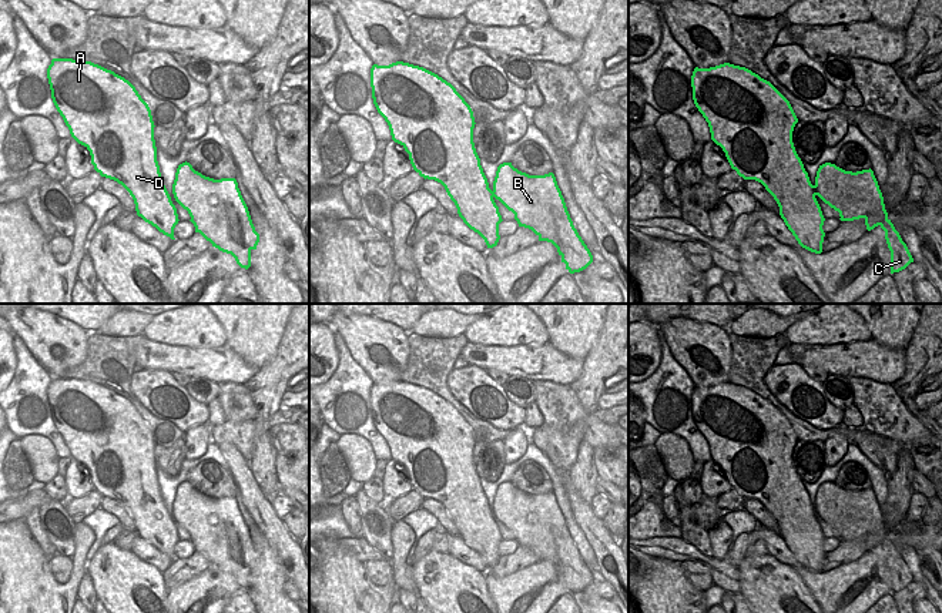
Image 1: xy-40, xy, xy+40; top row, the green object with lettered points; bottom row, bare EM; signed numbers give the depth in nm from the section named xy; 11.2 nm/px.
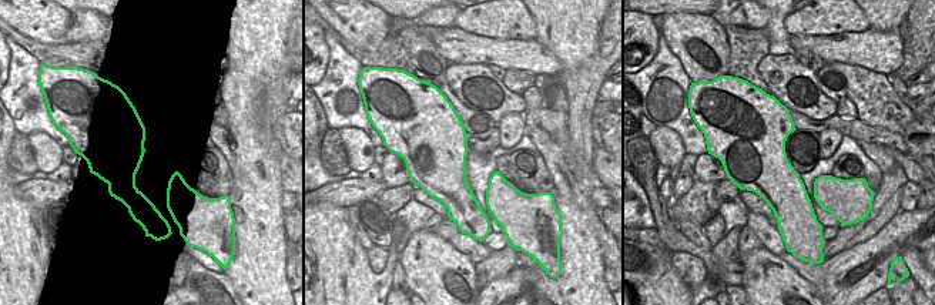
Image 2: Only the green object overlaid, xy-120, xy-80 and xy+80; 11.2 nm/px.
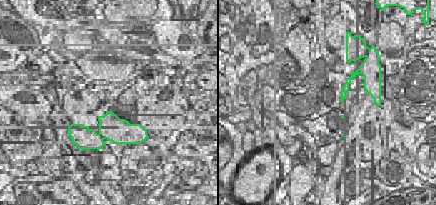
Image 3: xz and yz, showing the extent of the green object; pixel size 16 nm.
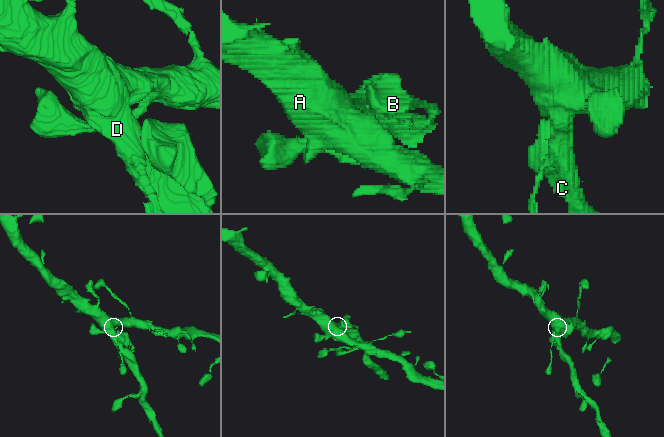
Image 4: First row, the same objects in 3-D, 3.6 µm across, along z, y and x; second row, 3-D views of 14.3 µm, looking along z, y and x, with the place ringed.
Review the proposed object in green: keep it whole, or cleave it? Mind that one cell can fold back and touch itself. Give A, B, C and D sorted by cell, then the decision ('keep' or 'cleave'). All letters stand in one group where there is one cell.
A B C D; keep

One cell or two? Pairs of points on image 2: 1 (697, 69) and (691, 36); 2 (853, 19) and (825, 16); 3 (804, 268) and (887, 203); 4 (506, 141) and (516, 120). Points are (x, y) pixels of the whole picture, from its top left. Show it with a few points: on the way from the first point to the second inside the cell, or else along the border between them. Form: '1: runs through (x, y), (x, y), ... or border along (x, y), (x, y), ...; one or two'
1: runs through (693, 60), (683, 43); one
2: runs through (845, 16), (833, 16); one
3: border along (855, 244), (824, 261); two
4: runs through (510, 136), (512, 126); one

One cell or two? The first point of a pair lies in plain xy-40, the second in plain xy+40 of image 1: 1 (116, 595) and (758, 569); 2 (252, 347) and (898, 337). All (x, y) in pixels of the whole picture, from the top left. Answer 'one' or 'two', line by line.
1: one
2: one

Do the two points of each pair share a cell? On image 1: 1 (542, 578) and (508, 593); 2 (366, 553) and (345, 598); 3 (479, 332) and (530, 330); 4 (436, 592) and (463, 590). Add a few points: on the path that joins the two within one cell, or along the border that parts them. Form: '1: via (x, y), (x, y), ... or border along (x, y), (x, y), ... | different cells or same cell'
1: via (533, 586), (522, 593), (516, 593) | same cell
2: border along (337, 541), (344, 549), (364, 562) | different cells
3: via (492, 330), (518, 330) | same cell
4: via (443, 592), (456, 592) | same cell

